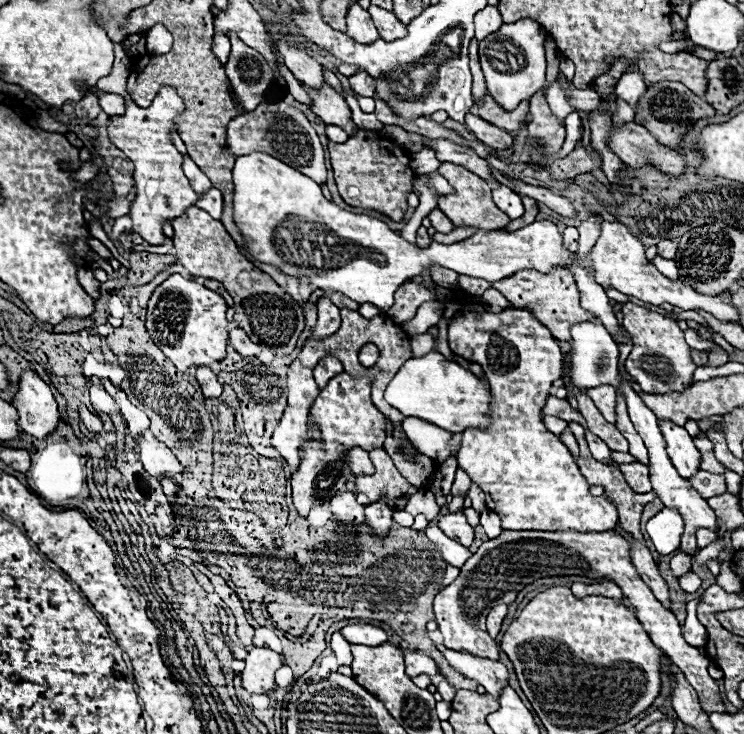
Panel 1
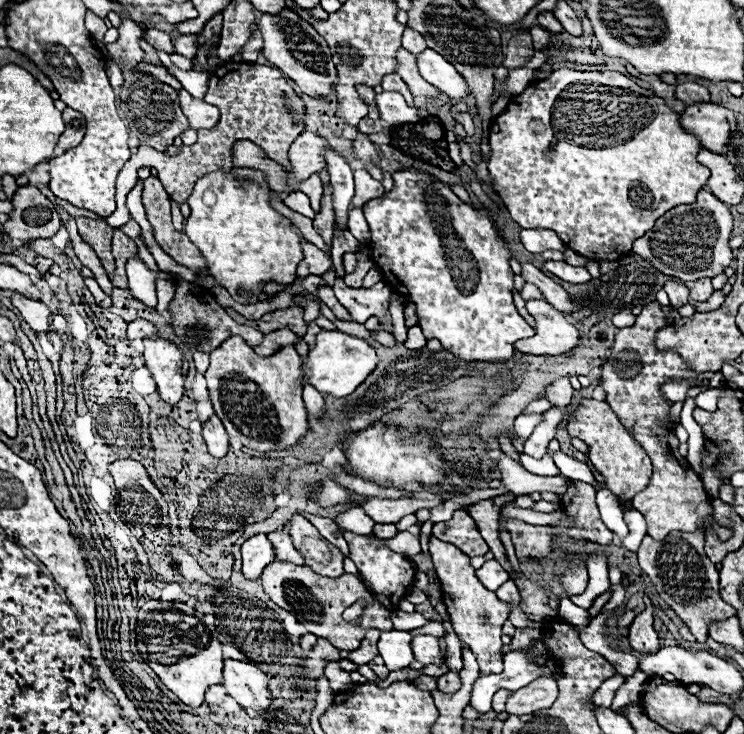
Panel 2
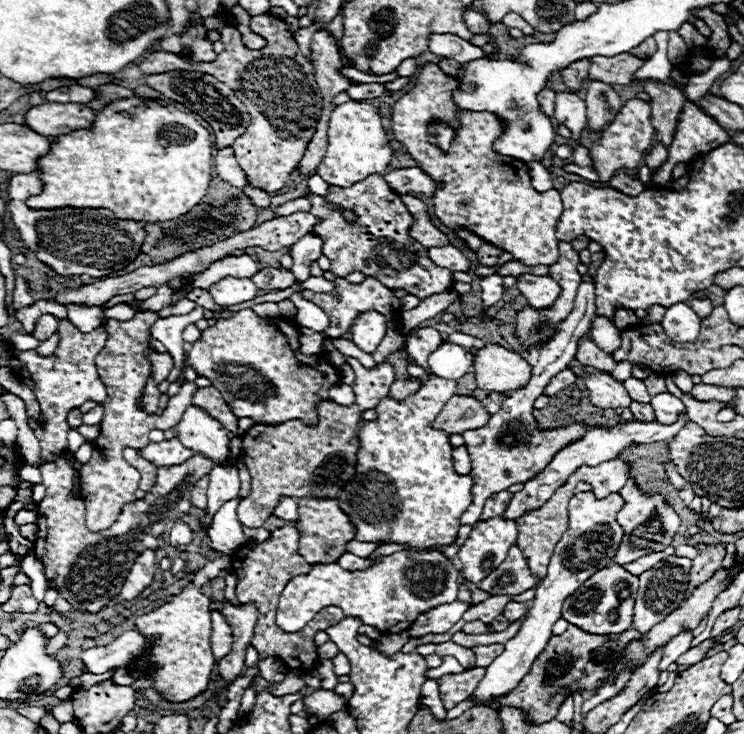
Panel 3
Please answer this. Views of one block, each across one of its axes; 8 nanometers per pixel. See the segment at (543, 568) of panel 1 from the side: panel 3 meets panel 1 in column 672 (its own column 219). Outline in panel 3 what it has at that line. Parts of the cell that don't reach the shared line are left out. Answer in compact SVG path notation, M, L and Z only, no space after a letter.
M212 612L212 652L216 664L232 650L232 630L220 612Z

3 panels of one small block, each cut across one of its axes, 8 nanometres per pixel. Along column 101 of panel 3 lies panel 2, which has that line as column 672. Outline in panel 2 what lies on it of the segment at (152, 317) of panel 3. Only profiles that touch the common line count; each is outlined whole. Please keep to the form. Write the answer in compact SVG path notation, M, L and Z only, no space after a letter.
M650 302L636 316L636 324L630 328L622 328L616 334L612 356L602 364L600 386L606 392L606 402L616 412L624 428L640 440L640 446L648 452L654 464L654 472L644 490L636 494L632 500L634 508L644 514L648 522L648 536L654 540L666 538L672 530L692 532L696 528L704 528L710 518L710 496L704 492L700 484L700 476L690 468L684 456L678 454L678 438L674 436L674 422L668 420L668 412L672 402L660 396L660 384L668 378L688 378L692 386L696 386L696 378L676 352L660 352L654 344L654 336L660 328L666 326L666 316L660 310L658 302Z

